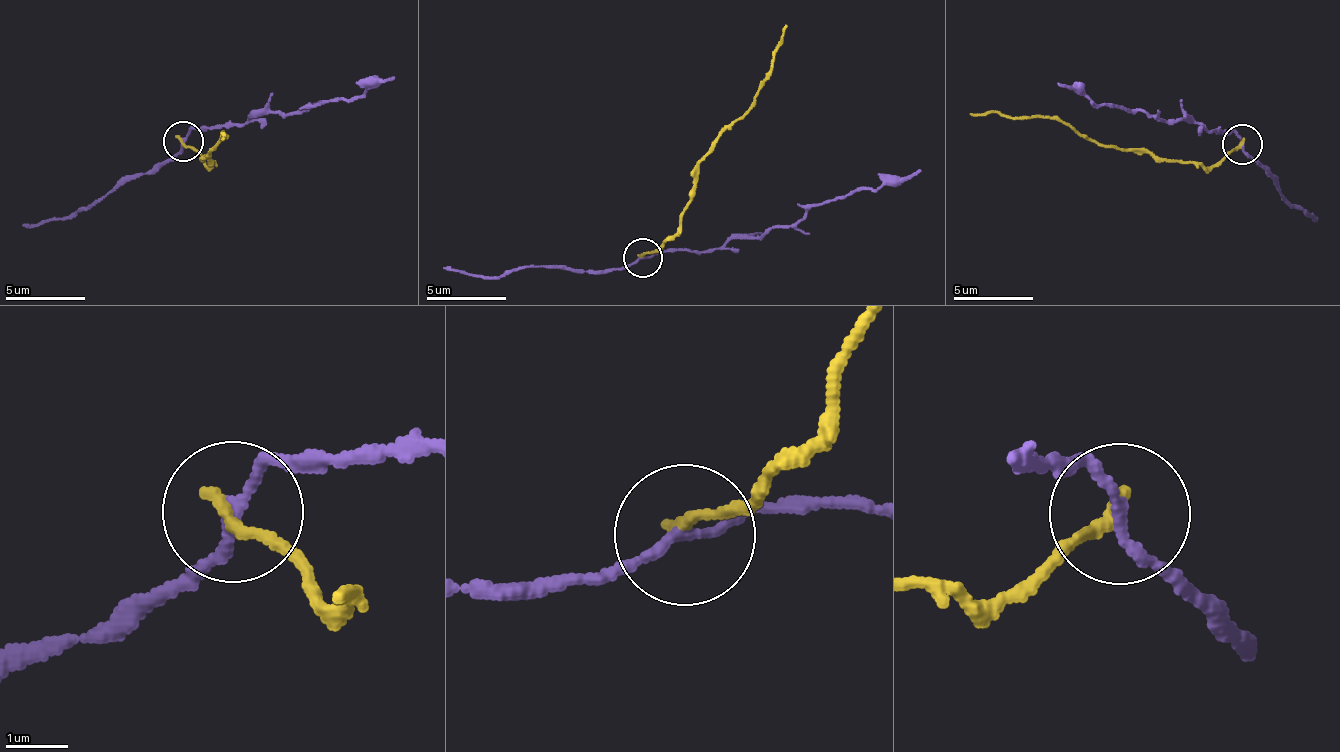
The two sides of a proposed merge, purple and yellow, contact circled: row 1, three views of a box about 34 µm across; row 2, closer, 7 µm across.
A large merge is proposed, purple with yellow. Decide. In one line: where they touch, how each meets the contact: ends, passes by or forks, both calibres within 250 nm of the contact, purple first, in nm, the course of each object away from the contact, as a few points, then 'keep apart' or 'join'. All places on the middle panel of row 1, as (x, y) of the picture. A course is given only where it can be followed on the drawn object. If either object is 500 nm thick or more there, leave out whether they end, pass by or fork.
place (643, 257); purple passes by; yellow ends; calibres 170 and 200 nm; course purple (643, 259), (660, 249), (713, 252), (729, 239), (788, 229), (814, 205), (920, 170); course yellow (639, 258), (672, 235), (697, 183), (697, 159), (751, 105), (786, 23); keep apart

